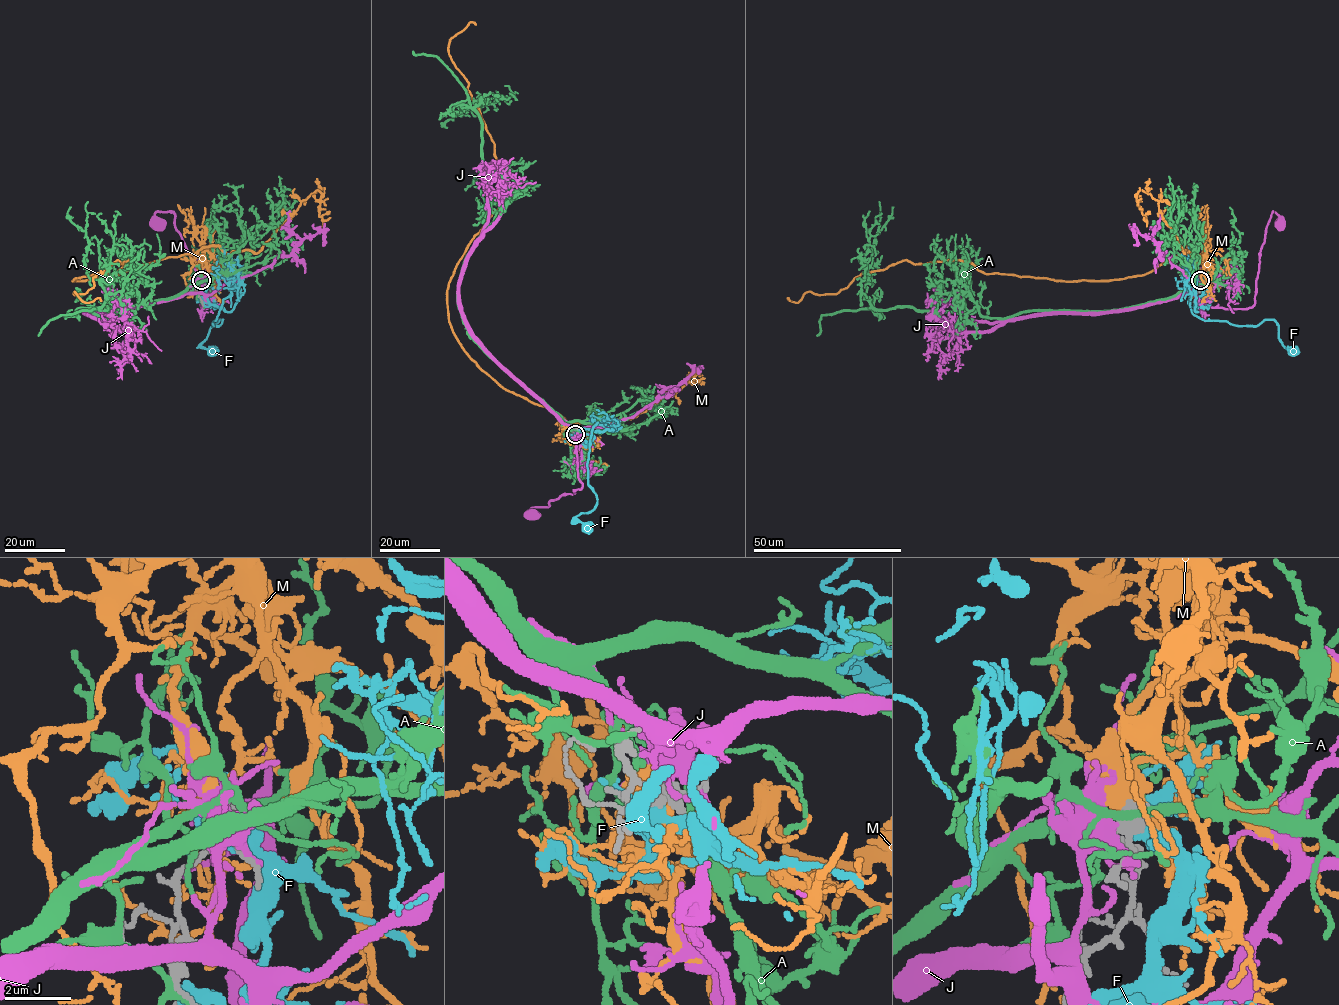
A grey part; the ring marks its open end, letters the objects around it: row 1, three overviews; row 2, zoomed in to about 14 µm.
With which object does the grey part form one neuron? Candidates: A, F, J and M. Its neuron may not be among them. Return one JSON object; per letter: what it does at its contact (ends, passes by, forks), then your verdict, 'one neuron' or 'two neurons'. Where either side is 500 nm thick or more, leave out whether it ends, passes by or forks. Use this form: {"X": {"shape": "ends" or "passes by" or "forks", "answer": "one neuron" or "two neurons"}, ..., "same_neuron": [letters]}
{"A": {"shape": "forks", "answer": "two neurons"}, "F": {"shape": "forks", "answer": "two neurons"}, "J": {"shape": "forks", "answer": "two neurons"}, "M": {"shape": "forks", "answer": "one neuron"}, "same_neuron": ["M"]}

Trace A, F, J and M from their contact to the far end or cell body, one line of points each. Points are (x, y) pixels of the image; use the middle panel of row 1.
A: (578, 436), (474, 339), (462, 315), (463, 261), (496, 215), (483, 172), (480, 100), (458, 106), (445, 127)
F: (576, 435), (612, 430), (597, 422), (591, 432), (588, 485), (597, 506), (576, 517), (588, 528)
J: (577, 434), (578, 478), (582, 485), (574, 493), (550, 500), (546, 507), (532, 507), (531, 515)
M: (576, 435), (548, 407), (498, 385), (449, 321), (454, 268), (504, 192), (494, 142), (448, 51), (476, 24)

